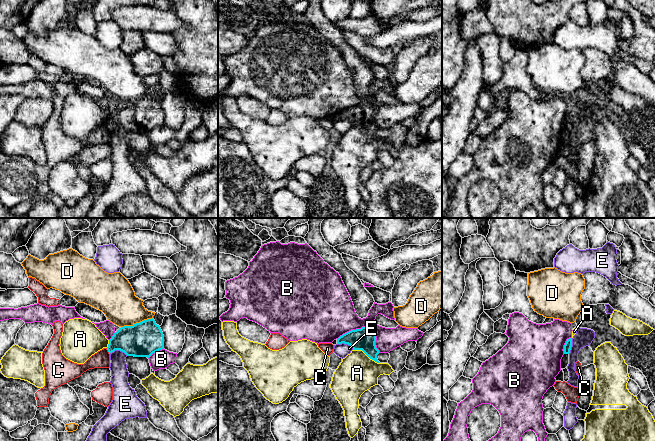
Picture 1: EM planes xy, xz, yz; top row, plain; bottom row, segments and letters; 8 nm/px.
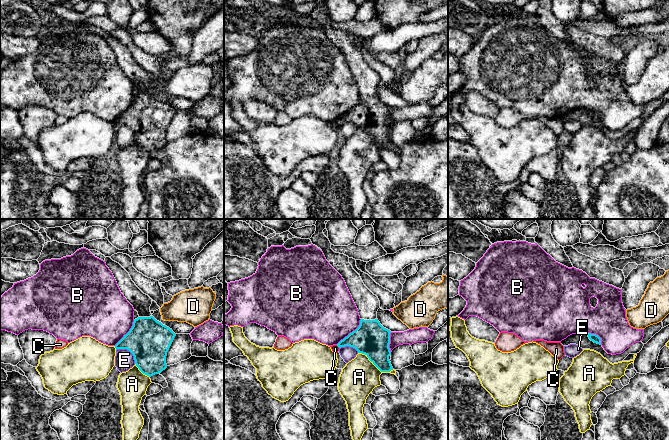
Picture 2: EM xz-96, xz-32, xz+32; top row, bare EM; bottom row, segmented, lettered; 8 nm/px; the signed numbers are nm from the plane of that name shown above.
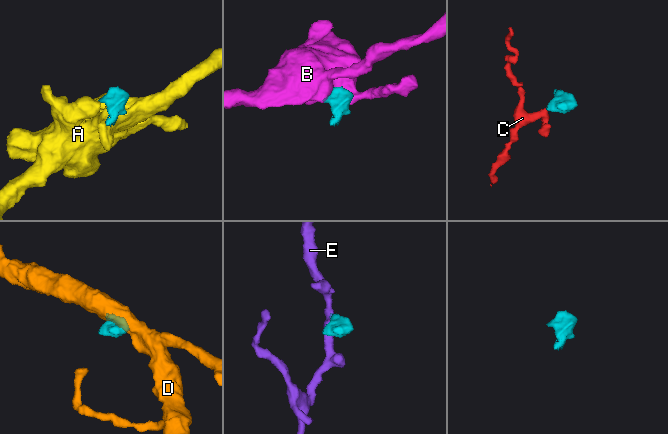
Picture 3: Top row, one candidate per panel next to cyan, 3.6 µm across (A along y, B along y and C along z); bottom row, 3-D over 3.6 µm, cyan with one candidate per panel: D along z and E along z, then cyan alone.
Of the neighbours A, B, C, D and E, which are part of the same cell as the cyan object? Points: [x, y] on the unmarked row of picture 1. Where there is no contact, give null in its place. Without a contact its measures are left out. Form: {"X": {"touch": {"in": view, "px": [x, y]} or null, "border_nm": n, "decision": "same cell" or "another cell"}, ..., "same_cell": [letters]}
{"A": {"touch": {"in": "xz", "px": [366, 130]}, "border_nm": 240, "decision": "another cell"}, "B": {"touch": {"in": "xz", "px": [366, 103]}, "border_nm": 360, "decision": "another cell"}, "C": {"touch": {"in": "xy", "px": [108, 127]}, "border_nm": 60, "decision": "another cell"}, "D": {"touch": {"in": "xy", "px": [136, 99]}, "border_nm": 260, "decision": "another cell"}, "E": {"touch": {"in": "xy", "px": [118, 125]}, "border_nm": 150, "decision": "another cell"}, "same_cell": []}

